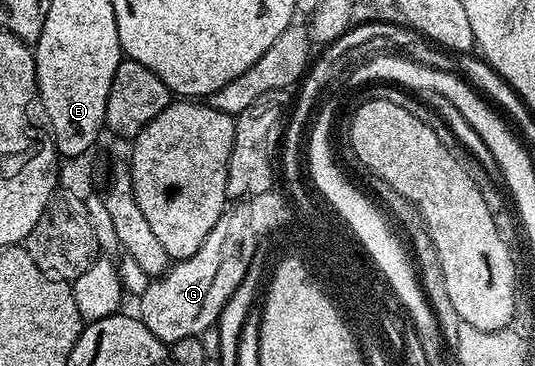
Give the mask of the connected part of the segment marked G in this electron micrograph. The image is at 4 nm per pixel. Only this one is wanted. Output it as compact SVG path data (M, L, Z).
M179 260L170 263L163 275L150 279L146 292L139 297L141 312L139 318L166 345L174 344L179 338L200 336L216 325L223 306L234 290L243 282L250 264L240 265L235 270L224 266L217 268L213 260Z

